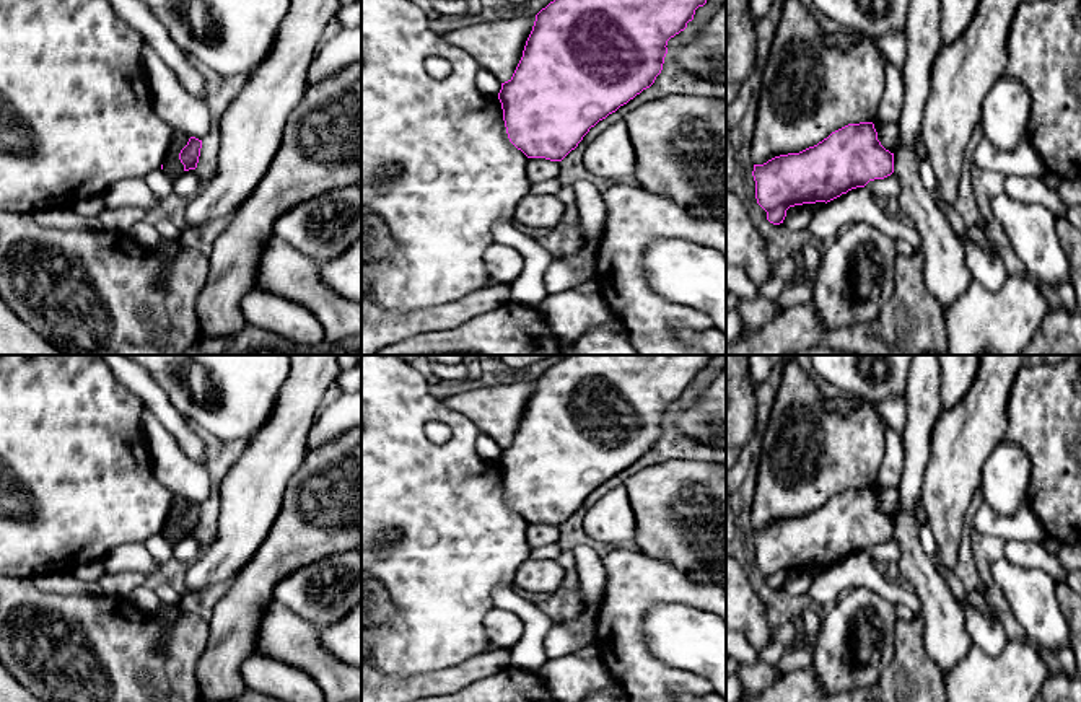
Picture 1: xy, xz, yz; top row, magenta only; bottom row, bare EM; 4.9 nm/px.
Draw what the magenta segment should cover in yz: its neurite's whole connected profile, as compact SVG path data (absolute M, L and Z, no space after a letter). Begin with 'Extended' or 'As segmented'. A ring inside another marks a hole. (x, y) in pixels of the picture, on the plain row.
As segmented. M873 487L848 489L814 511L799 518L780 520L764 529L754 529L755 564L773 590L783 588L786 575L794 570L830 567L869 546L894 537L894 518L877 505Z

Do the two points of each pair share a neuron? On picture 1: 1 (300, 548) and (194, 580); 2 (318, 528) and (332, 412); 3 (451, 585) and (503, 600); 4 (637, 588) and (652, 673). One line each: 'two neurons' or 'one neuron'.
1: two neurons
2: two neurons
3: two neurons
4: one neuron

